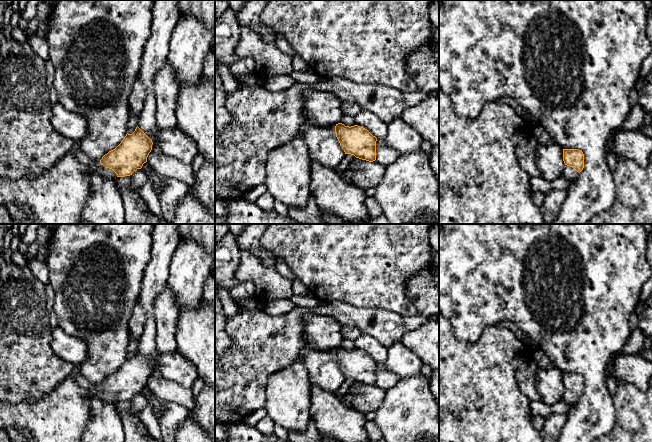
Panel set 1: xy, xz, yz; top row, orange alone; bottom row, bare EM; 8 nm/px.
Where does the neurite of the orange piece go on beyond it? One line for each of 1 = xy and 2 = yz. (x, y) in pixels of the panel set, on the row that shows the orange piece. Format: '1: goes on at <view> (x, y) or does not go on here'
1: goes on at xy (58, 196)
2: goes on at yz (569, 173)

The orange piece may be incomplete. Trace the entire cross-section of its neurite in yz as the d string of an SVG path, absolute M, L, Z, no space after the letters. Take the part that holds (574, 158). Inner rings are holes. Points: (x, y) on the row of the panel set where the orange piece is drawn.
M563 149L565 167L562 176L568 180L575 180L584 168L584 154L578 149Z

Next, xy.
M137 126L132 134L127 133L121 143L97 163L75 142L67 154L38 177L13 181L0 176L0 205L25 204L31 209L39 224L80 224L83 220L82 210L92 195L92 170L97 168L105 177L111 178L130 176L147 162L152 145L152 140Z

